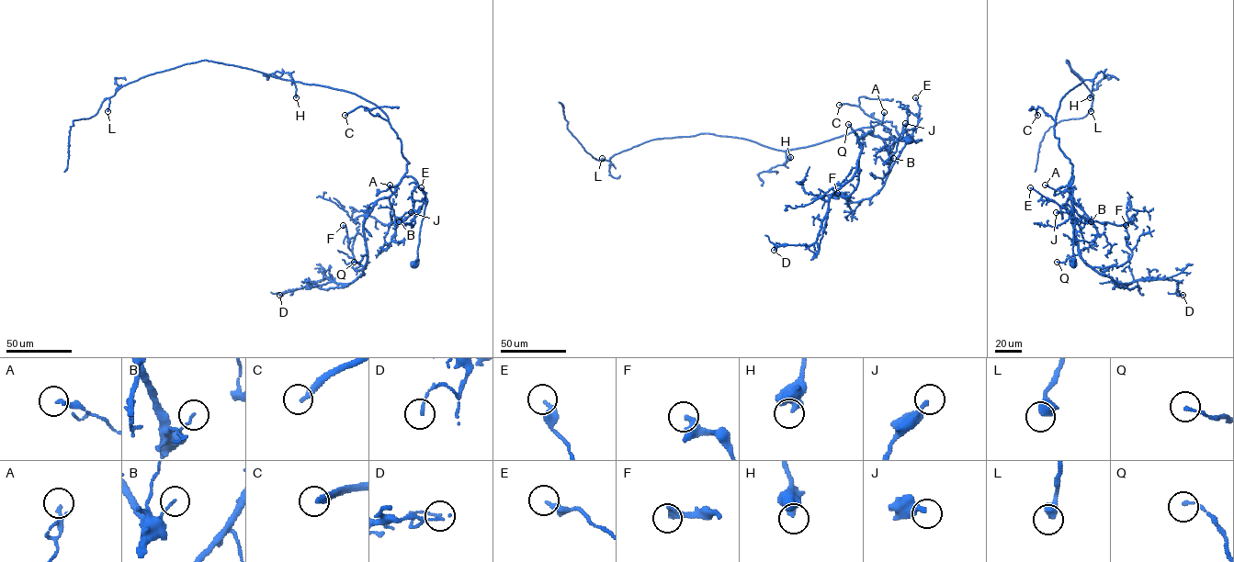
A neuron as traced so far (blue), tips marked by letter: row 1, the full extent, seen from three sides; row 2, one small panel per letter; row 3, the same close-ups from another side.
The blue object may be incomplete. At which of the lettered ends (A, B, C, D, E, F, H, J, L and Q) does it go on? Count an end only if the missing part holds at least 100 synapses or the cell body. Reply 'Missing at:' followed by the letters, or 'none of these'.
Missing at: C

